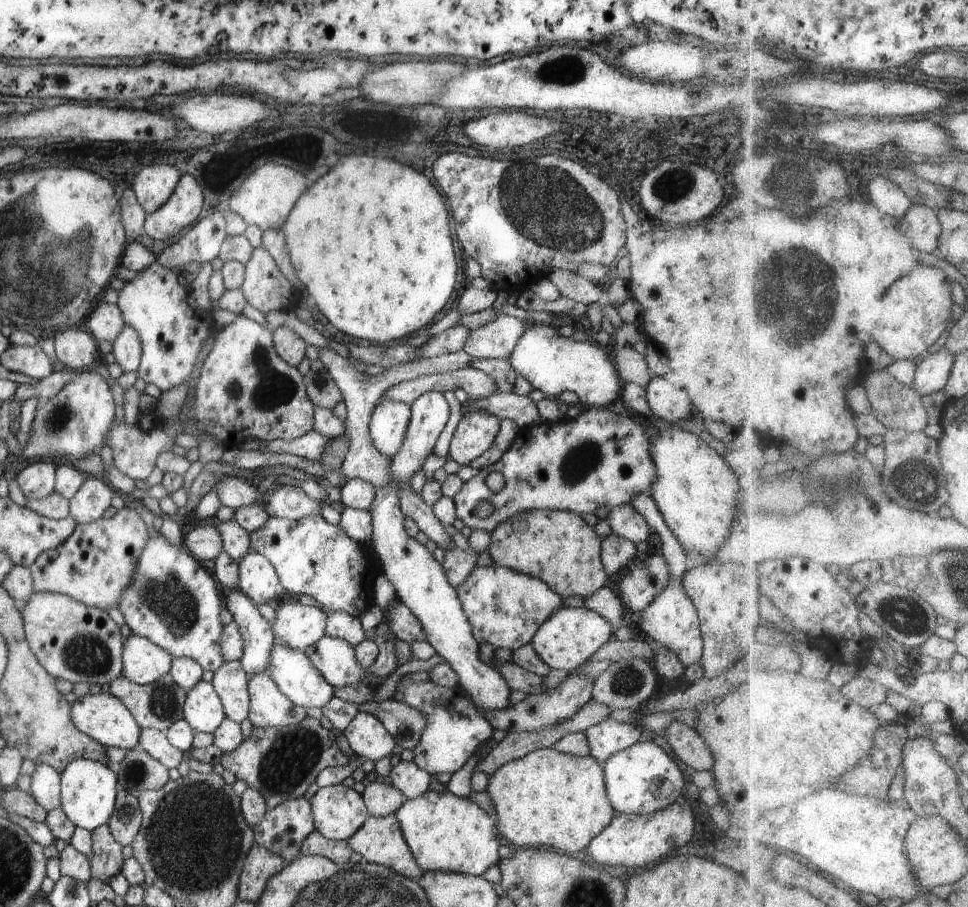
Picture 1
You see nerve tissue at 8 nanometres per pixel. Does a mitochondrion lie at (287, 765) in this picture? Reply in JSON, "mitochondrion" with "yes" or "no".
{"mitochondrion":"yes"}

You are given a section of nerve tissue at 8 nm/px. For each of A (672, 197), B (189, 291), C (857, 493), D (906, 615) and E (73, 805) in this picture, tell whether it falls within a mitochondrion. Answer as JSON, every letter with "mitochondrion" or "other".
{"A":"mitochondrion","B":"other","C":"mitochondrion","D":"mitochondrion","E":"other"}

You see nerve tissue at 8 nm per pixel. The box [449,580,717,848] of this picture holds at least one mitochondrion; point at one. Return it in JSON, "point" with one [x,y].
{"point":[628,680]}

